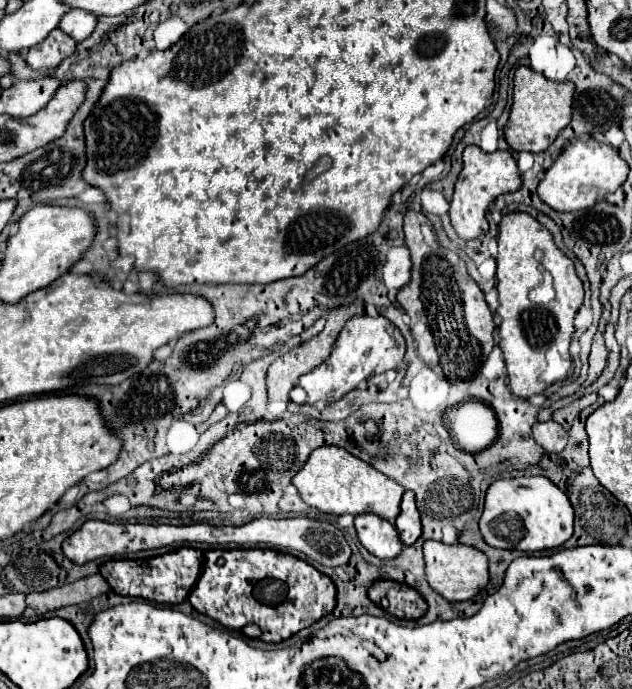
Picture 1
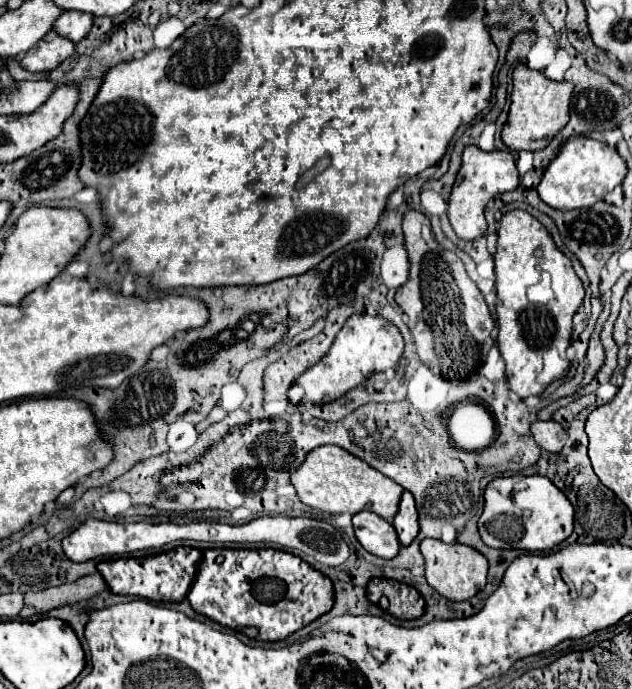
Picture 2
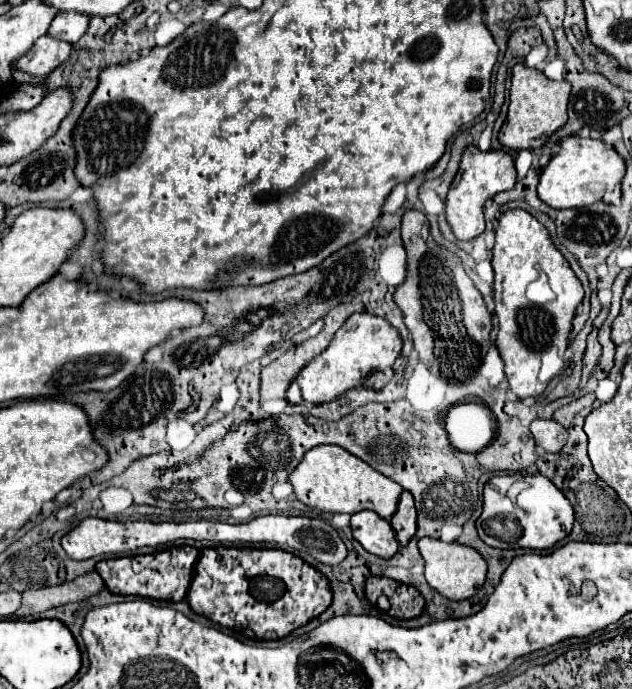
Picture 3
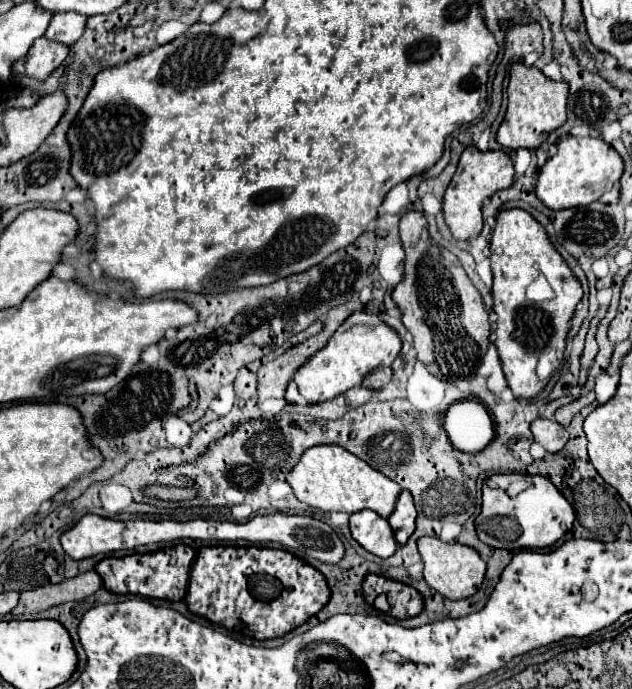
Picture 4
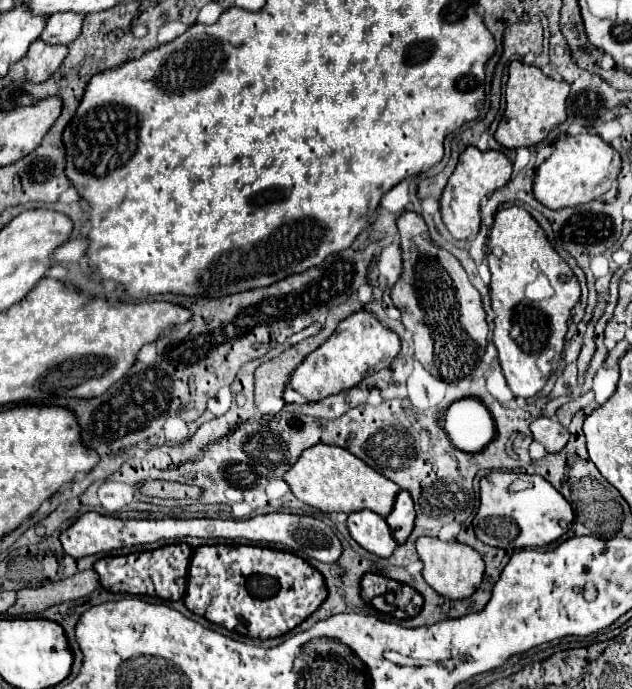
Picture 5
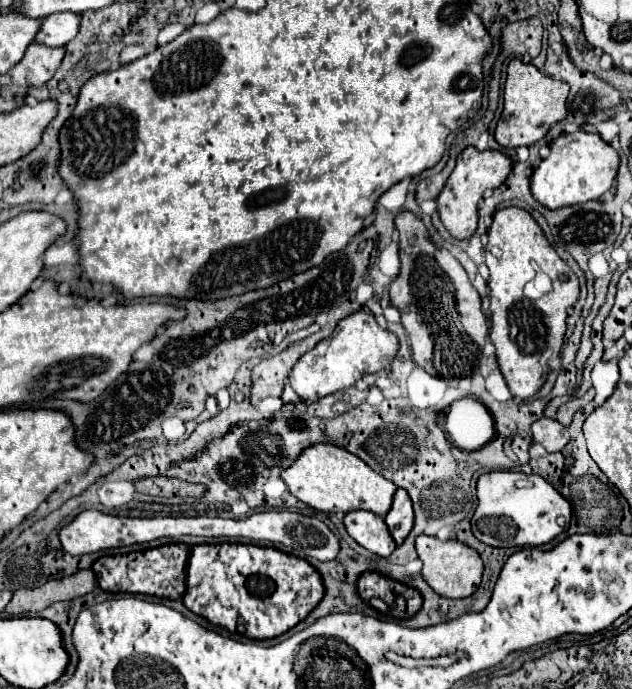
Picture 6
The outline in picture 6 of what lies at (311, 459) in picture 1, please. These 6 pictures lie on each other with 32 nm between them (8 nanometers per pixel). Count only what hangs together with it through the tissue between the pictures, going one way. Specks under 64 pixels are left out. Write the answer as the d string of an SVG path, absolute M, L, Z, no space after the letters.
M312 444L302 450L296 462L282 472L282 480L286 482L290 494L320 512L346 514L352 510L368 510L384 518L396 492L394 482L376 474L368 464L364 464L364 460L352 456L348 450L334 444Z

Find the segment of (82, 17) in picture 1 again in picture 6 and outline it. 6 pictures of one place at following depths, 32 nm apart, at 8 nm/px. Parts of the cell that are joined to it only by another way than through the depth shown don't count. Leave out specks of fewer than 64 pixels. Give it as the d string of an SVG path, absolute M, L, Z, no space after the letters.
M60 12L46 16L40 24L40 32L36 34L34 42L50 48L64 46L78 34L78 24L80 24L80 16L76 16L74 12Z

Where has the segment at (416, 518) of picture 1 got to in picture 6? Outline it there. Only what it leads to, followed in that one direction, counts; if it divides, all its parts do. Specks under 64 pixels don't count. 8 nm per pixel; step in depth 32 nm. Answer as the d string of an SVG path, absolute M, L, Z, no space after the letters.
M402 488L396 490L392 508L390 508L388 514L384 516L384 522L386 522L386 526L388 526L388 530L390 530L390 536L394 538L396 544L402 544L404 538L408 536L408 532L412 530L412 524L414 524L412 502L410 502L408 492L404 492Z

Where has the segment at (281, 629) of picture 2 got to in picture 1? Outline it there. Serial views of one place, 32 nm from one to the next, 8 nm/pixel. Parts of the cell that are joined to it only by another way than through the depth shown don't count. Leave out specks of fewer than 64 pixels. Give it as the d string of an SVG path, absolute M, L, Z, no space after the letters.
M208 550L204 560L204 568L200 570L200 580L194 584L188 600L192 608L200 614L210 616L212 620L220 622L224 628L240 630L246 624L260 626L262 634L260 640L264 642L282 642L296 634L302 628L308 628L322 616L330 614L336 606L336 588L332 580L318 572L308 562L276 550Z

